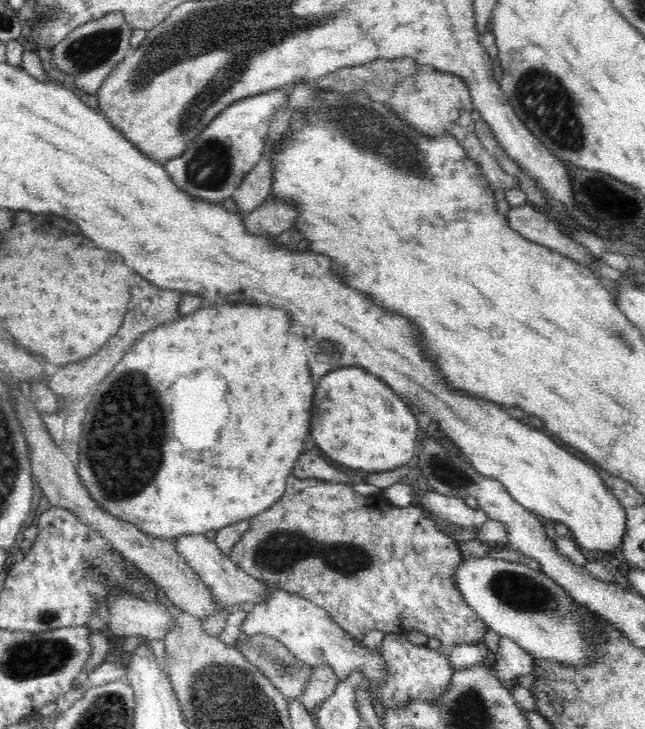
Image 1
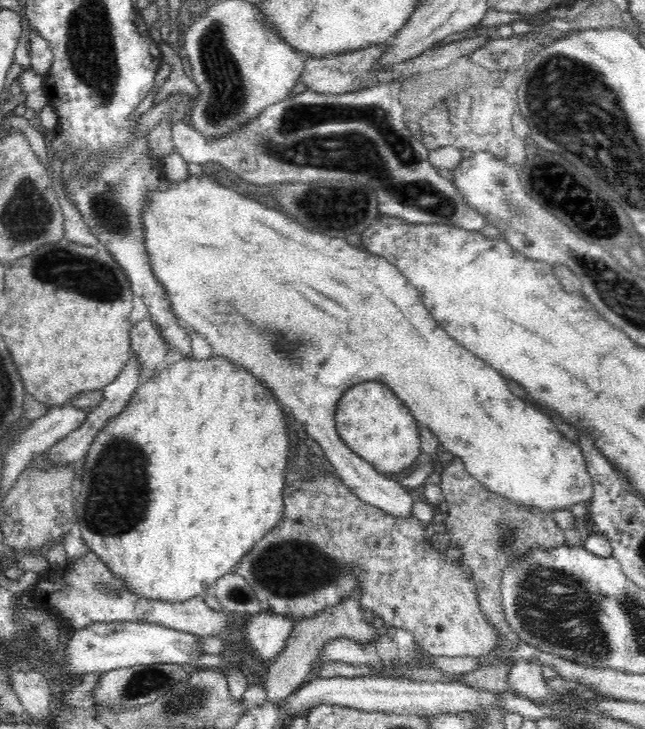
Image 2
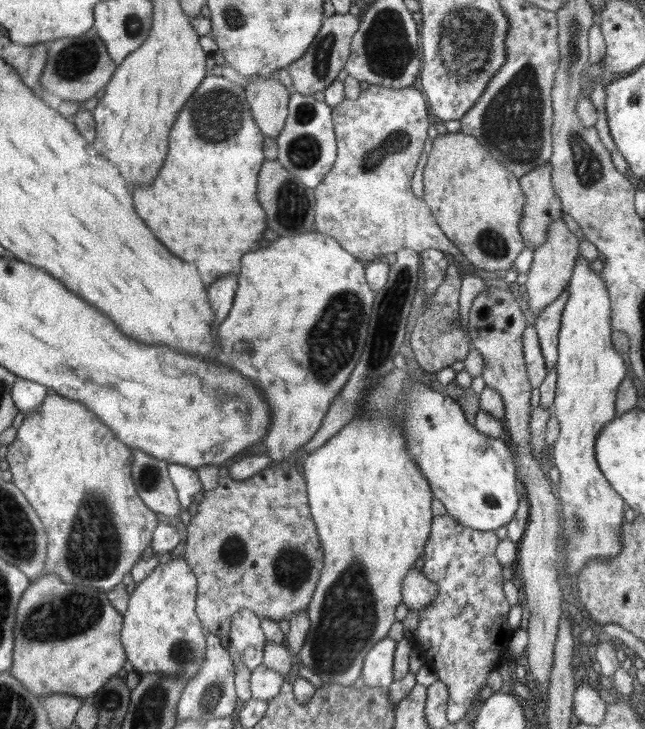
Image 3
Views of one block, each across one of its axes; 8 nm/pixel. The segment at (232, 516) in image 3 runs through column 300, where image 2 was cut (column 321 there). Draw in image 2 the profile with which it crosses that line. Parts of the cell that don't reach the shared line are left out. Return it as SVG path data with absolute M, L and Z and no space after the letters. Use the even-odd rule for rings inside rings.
M324 473L320 476L312 476L310 480L297 480L292 485L286 486L283 492L284 512L283 517L272 530L250 550L238 564L235 569L241 577L244 577L248 584L256 592L256 596L260 599L262 611L274 613L276 615L284 615L286 617L296 617L298 620L302 618L310 619L315 617L329 606L338 604L342 599L349 597L356 587L360 587L362 596L360 596L360 607L362 610L372 610L374 616L379 616L383 620L386 627L394 627L396 629L404 629L414 635L414 640L421 646L426 655L431 656L473 656L478 658L482 654L493 652L499 641L497 630L489 623L489 620L481 611L477 592L475 591L474 581L471 580L468 567L464 567L460 560L452 562L444 553L436 551L432 548L431 542L424 539L424 529L426 526L416 519L414 516L408 518L394 518L386 514L382 509L376 508L354 495L346 484L342 483L340 477L332 475L332 473Z

